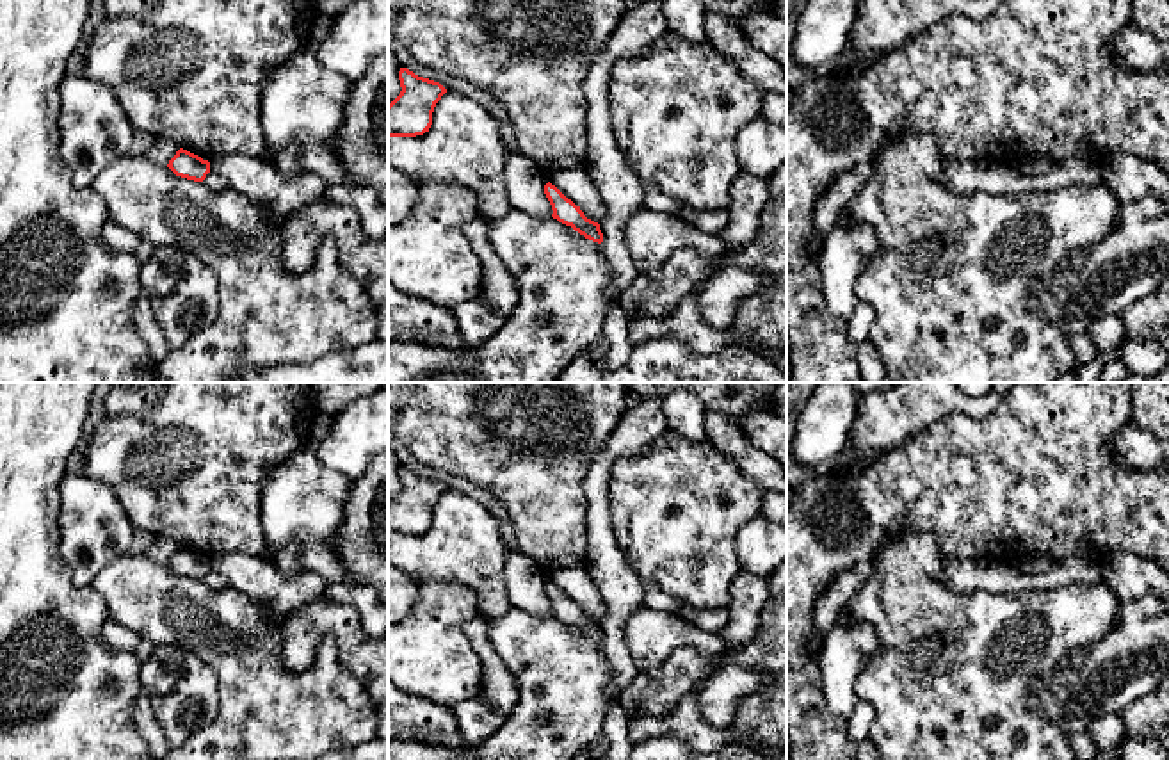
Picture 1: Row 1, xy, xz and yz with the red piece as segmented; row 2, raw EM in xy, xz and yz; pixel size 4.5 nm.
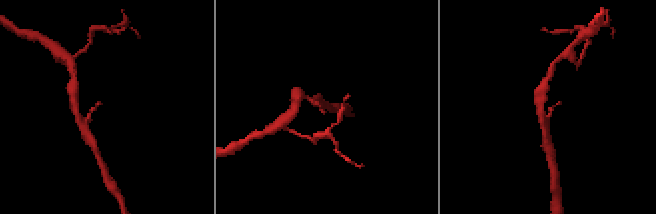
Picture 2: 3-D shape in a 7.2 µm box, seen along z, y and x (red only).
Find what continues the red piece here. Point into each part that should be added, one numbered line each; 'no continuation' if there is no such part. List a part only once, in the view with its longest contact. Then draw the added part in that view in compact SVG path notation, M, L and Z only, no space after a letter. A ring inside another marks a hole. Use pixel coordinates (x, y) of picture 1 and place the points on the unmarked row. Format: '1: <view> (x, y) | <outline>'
no continuation

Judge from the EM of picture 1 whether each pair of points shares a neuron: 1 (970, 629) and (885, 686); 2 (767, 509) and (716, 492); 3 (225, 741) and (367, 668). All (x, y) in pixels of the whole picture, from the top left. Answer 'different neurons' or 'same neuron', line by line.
1: same neuron
2: different neurons
3: different neurons

